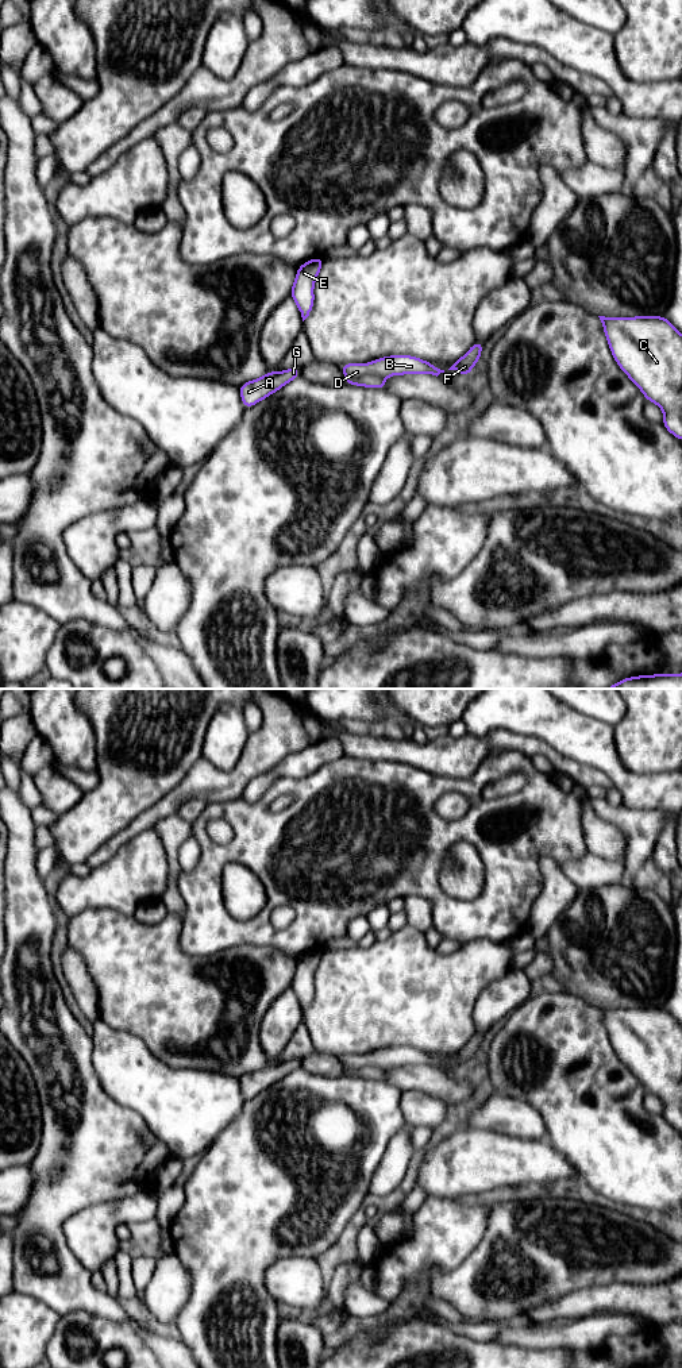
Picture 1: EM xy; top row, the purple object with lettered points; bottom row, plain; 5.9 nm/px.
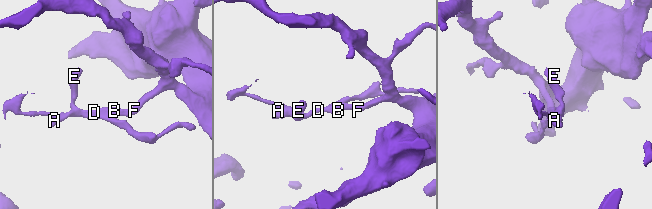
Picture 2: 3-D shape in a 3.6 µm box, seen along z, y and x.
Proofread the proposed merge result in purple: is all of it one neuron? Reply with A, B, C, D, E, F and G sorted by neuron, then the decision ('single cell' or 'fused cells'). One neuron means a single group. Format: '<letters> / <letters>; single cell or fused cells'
A B C D E F G; single cell

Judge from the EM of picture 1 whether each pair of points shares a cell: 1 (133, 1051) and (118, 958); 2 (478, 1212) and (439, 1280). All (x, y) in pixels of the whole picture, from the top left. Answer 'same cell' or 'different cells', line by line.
1: different cells
2: different cells

